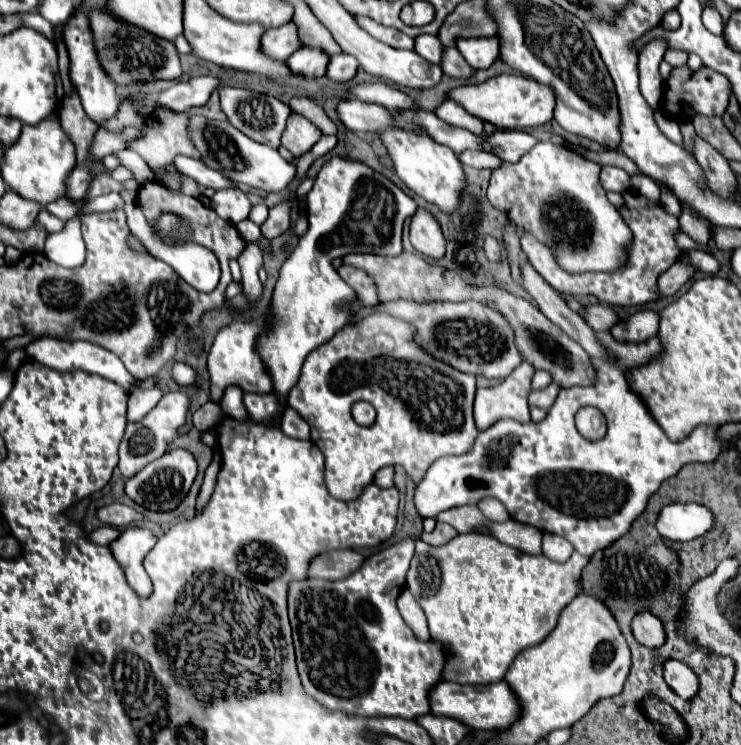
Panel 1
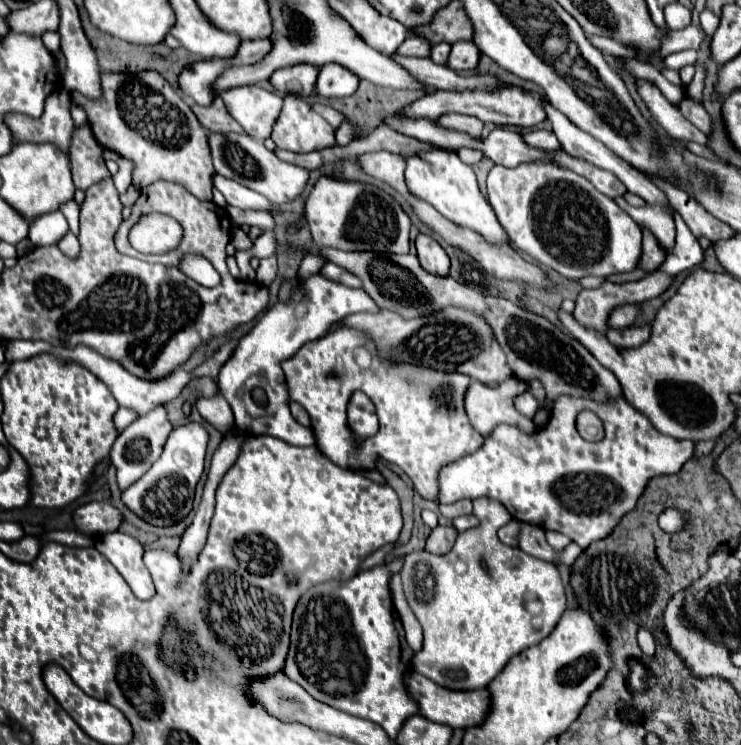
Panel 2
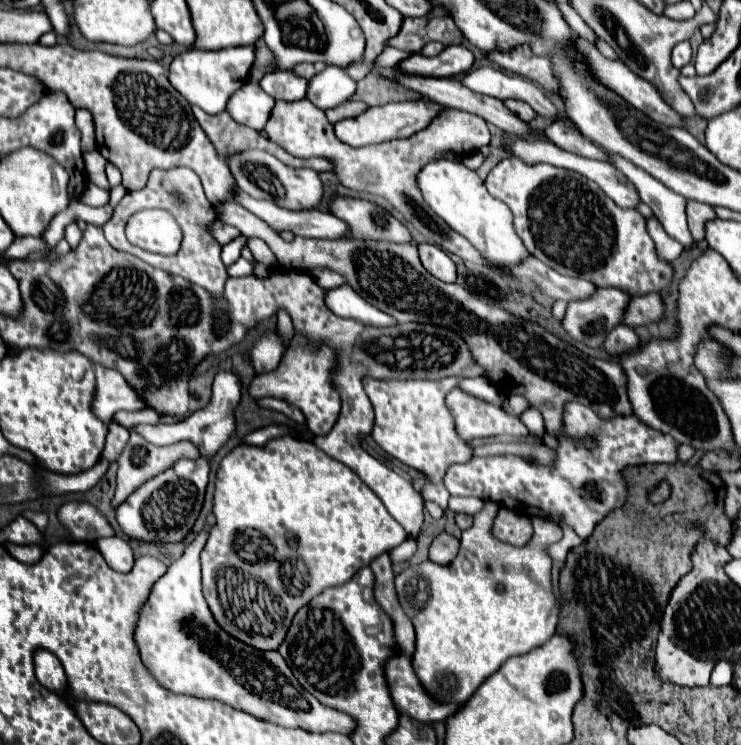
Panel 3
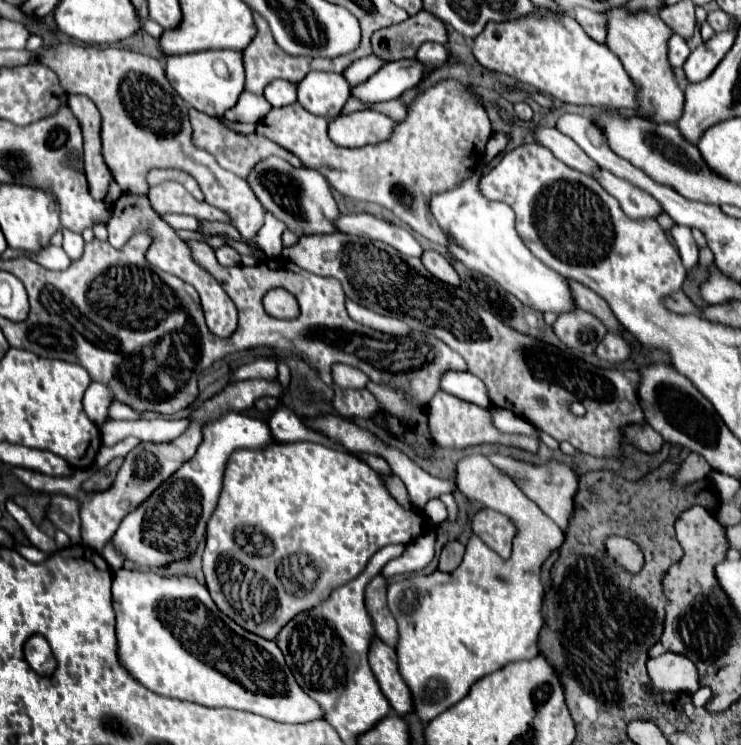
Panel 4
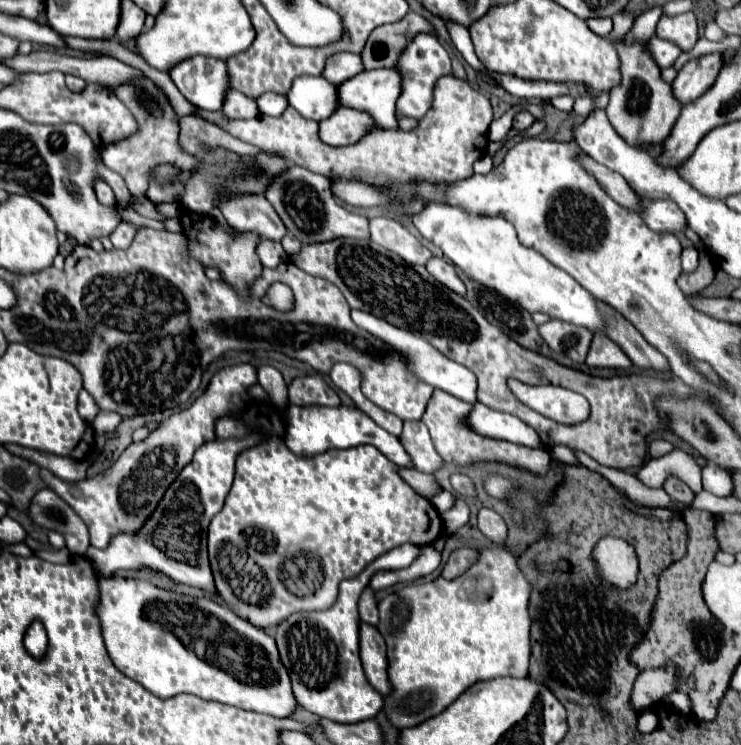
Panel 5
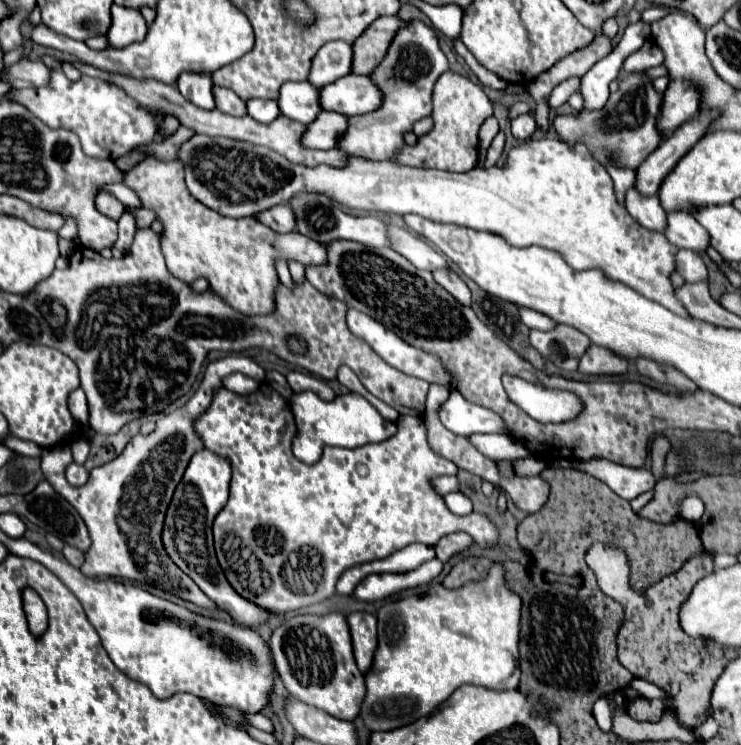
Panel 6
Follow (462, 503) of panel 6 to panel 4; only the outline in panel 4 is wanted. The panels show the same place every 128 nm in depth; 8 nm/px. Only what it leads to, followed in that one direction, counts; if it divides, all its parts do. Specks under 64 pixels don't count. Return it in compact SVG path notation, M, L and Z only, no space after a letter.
M434 498L434 500L430 500L430 502L424 506L424 516L426 516L430 522L440 524L440 522L444 522L444 520L448 518L448 512L446 512L444 504L442 504L438 498Z

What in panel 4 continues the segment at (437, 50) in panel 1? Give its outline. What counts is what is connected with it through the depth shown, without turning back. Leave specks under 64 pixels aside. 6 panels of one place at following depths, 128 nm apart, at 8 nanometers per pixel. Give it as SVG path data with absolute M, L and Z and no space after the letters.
M368 56L364 60L356 60L356 64L352 64L352 68L348 68L348 72L344 72L344 76L348 76L352 86L364 84L370 76L374 76L380 68L382 68L384 60L380 60L378 56Z

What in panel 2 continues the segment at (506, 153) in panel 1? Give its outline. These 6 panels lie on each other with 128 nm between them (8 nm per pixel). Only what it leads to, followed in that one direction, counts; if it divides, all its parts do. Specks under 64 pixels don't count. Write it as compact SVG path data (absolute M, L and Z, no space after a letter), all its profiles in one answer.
M532 130L532 132L524 132L522 140L530 146L530 148L544 148L544 150L558 150L560 144L554 136L554 132L548 130Z

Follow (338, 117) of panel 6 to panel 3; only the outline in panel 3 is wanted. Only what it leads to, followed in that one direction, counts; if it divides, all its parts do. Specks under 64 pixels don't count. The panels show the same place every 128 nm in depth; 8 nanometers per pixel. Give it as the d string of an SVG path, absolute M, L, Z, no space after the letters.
M416 100L416 102L394 102L394 104L384 104L384 106L376 106L376 108L368 108L366 112L362 112L360 116L354 118L346 118L334 124L336 136L344 142L350 144L354 148L358 146L366 146L366 144L380 144L386 140L394 140L394 138L410 138L412 134L424 130L432 118L436 118L446 106L432 102L432 100Z

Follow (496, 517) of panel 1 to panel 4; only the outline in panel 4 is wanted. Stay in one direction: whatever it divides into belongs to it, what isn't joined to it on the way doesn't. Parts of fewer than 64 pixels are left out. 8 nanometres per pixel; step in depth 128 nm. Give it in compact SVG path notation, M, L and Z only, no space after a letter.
M520 492L520 516L516 518L516 522L520 532L514 538L512 556L508 560L502 560L476 534L470 534L464 560L454 572L444 574L436 570L432 574L412 574L404 580L390 584L390 588L386 578L382 574L376 574L372 582L366 586L366 608L372 616L376 634L384 644L392 648L396 648L398 644L396 652L398 652L400 674L404 674L404 680L412 690L414 710L422 722L430 722L432 718L436 718L438 714L460 702L468 694L470 686L482 676L496 672L508 662L530 660L538 654L538 636L544 626L542 620L544 586L540 580L540 568L550 558L550 554L562 546L564 532L560 532L560 528L536 504L532 504L532 500L524 498L522 492Z

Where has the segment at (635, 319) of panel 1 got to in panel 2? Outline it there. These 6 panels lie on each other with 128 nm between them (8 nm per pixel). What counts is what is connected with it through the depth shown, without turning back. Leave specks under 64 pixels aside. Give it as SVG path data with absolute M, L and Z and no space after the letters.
M650 324L646 326L630 326L624 330L614 330L610 328L606 332L606 338L616 344L618 348L638 348L650 338Z

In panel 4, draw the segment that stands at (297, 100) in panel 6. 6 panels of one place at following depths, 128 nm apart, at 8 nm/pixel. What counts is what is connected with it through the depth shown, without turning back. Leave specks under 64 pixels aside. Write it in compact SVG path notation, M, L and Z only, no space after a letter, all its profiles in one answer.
M310 72L298 84L298 102L316 116L334 118L350 96L352 86L342 74Z

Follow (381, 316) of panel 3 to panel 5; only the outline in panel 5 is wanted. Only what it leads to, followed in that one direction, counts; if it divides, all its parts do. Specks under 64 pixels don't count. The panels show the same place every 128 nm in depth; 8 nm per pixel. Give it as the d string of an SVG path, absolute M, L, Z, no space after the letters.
M352 310L352 320L354 320L360 328L372 332L374 336L380 336L380 340L392 344L392 348L396 348L398 352L404 352L404 358L408 360L408 368L410 368L412 372L416 372L416 376L420 376L424 382L428 382L428 384L432 384L434 388L440 388L440 390L444 390L444 392L448 392L448 394L452 394L452 396L456 396L456 398L460 398L460 400L464 400L464 402L470 402L470 404L476 404L476 402L478 402L478 400L476 400L478 380L476 380L474 372L470 372L466 366L462 366L462 364L446 358L444 354L440 354L440 352L438 352L436 348L432 348L424 338L416 336L414 332L410 332L410 330L406 330L406 328L392 326L392 324L388 324L386 320L376 318L376 316L368 314L368 312Z

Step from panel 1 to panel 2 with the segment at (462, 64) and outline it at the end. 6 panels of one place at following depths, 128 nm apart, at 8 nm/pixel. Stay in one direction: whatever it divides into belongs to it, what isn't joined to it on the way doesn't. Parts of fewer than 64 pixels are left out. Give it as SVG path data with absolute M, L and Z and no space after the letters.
M442 42L442 44L434 44L434 46L432 46L432 56L430 56L430 58L432 58L436 64L446 66L448 54L450 54L450 46L448 46L446 42Z

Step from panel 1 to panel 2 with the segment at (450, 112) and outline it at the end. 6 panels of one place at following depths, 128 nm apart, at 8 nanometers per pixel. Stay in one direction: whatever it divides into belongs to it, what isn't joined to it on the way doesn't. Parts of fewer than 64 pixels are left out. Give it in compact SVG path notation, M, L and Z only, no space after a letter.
M444 114L438 120L446 128L456 128L460 132L468 132L470 136L480 136L482 134L482 126L484 126L474 116L464 116L464 114Z

